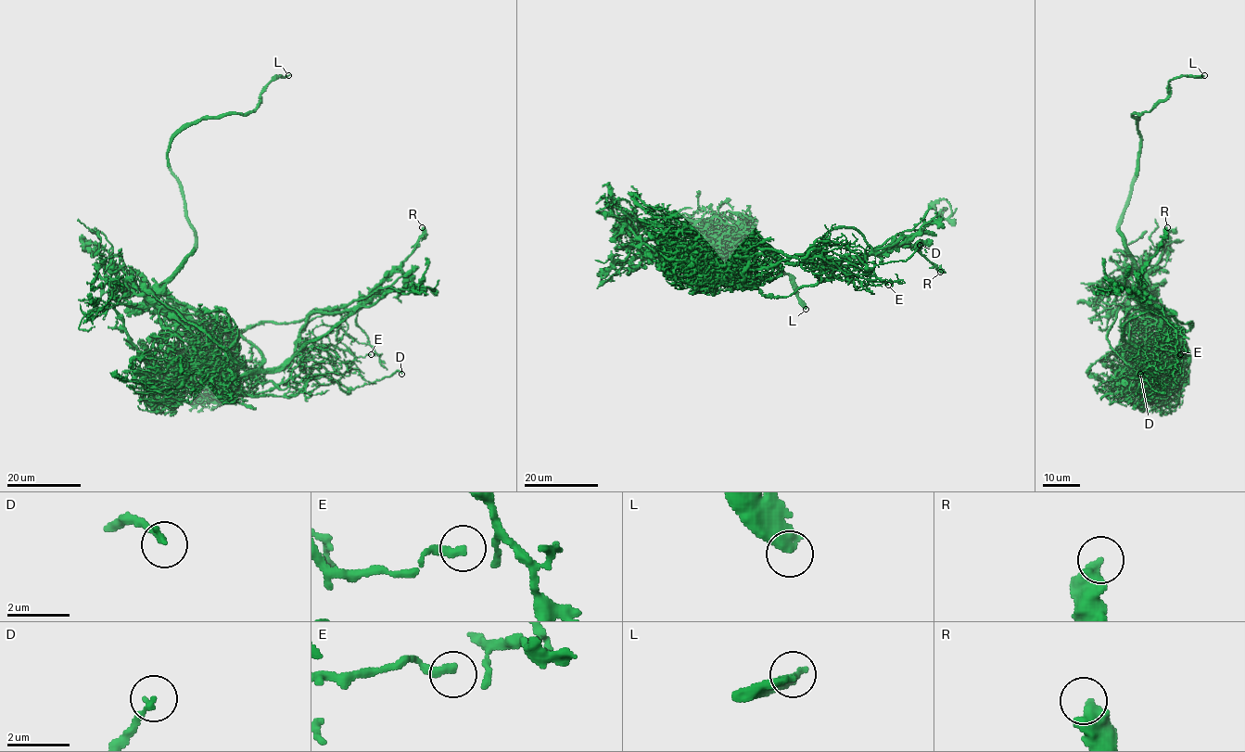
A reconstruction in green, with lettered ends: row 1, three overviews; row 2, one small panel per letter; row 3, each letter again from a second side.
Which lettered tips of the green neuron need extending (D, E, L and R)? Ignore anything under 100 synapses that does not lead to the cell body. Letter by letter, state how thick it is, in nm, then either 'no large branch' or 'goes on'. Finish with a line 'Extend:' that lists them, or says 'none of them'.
D: 220 nm thick; no large branch
E: 240 nm thick; no large branch
L: 400 nm thick; goes on
R: 600 nm thick; no large branch
Extend: L

